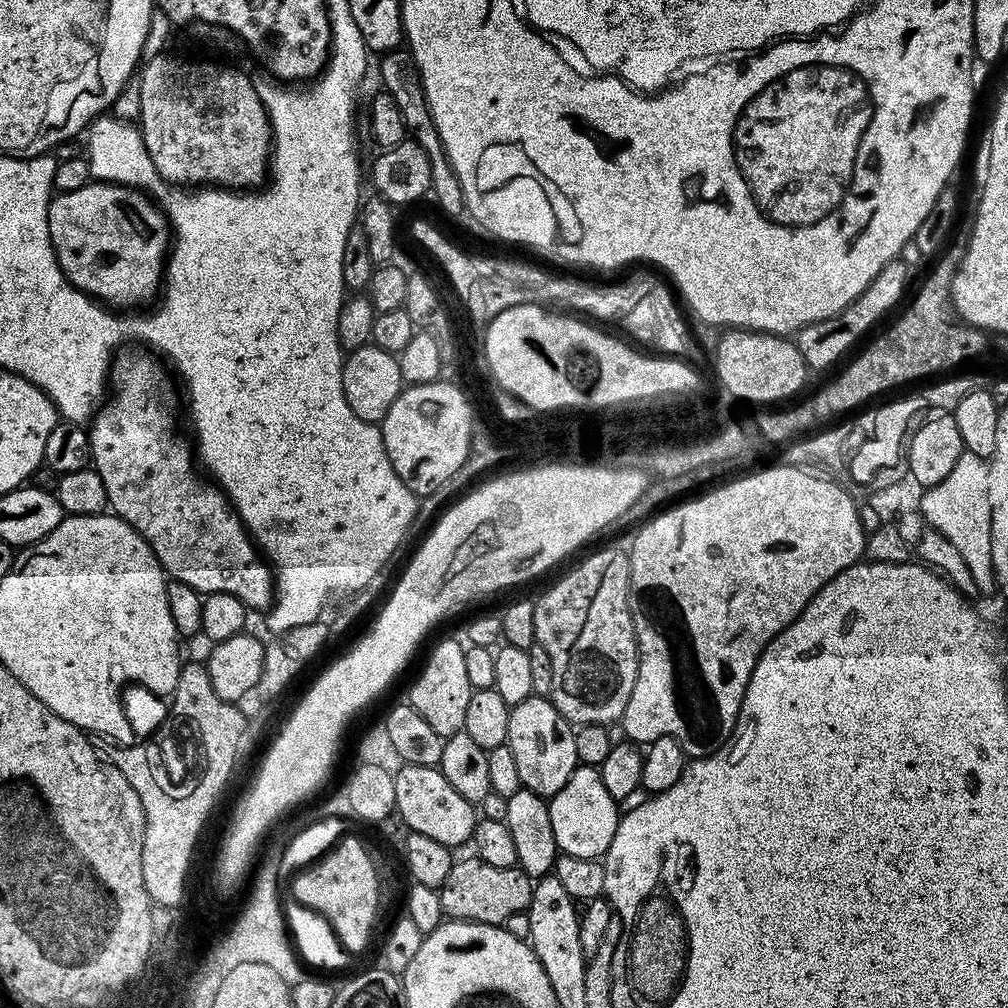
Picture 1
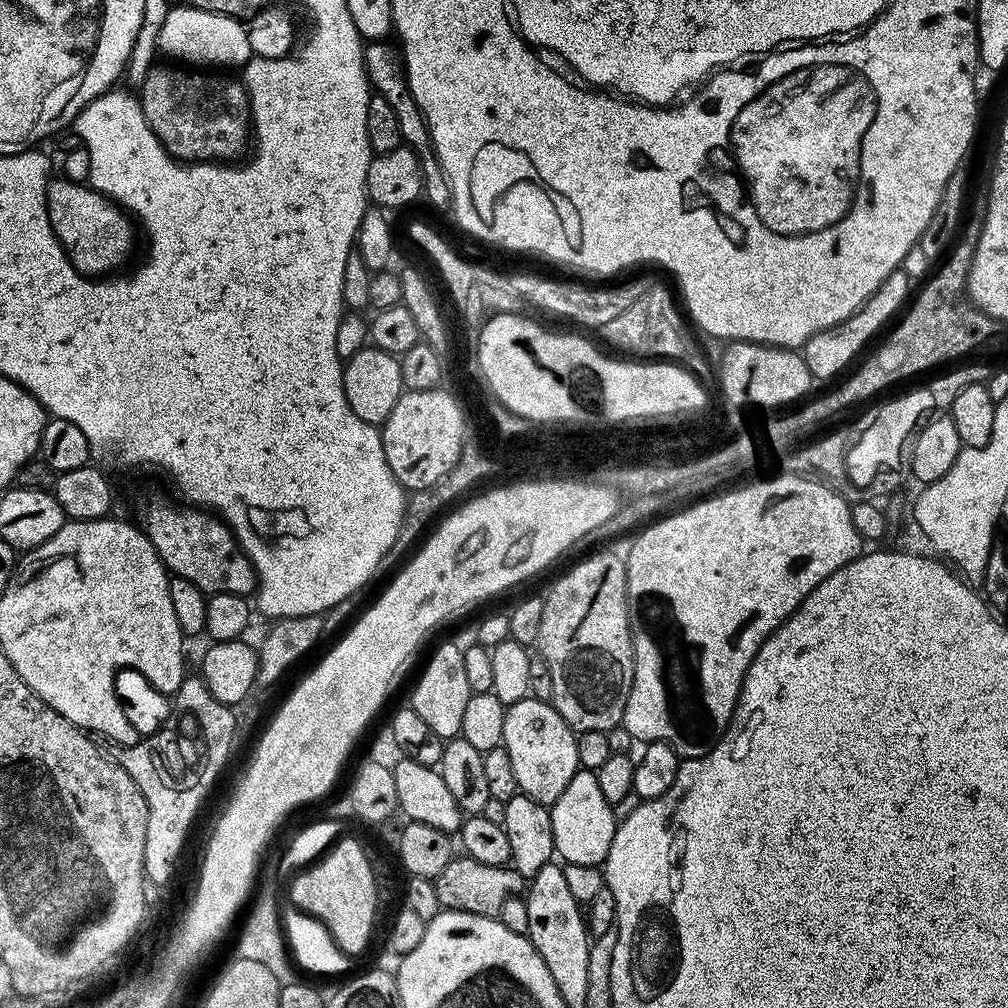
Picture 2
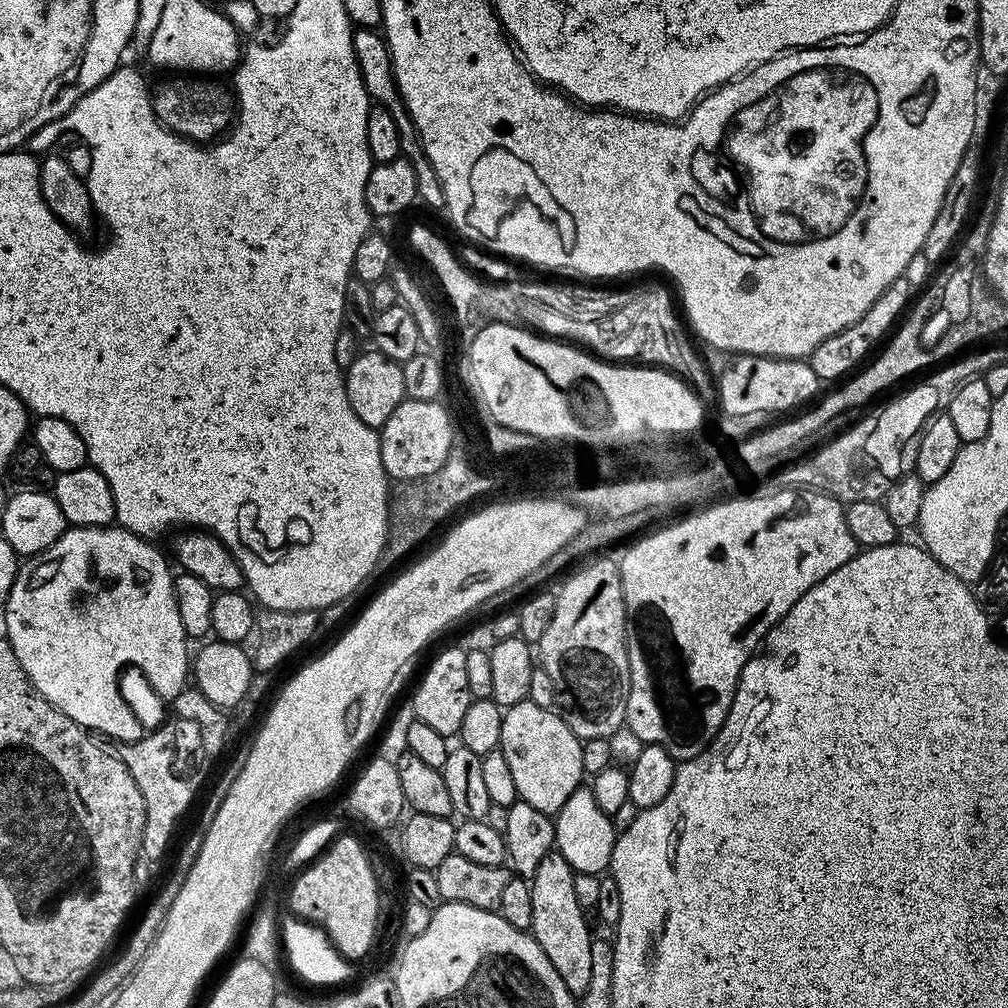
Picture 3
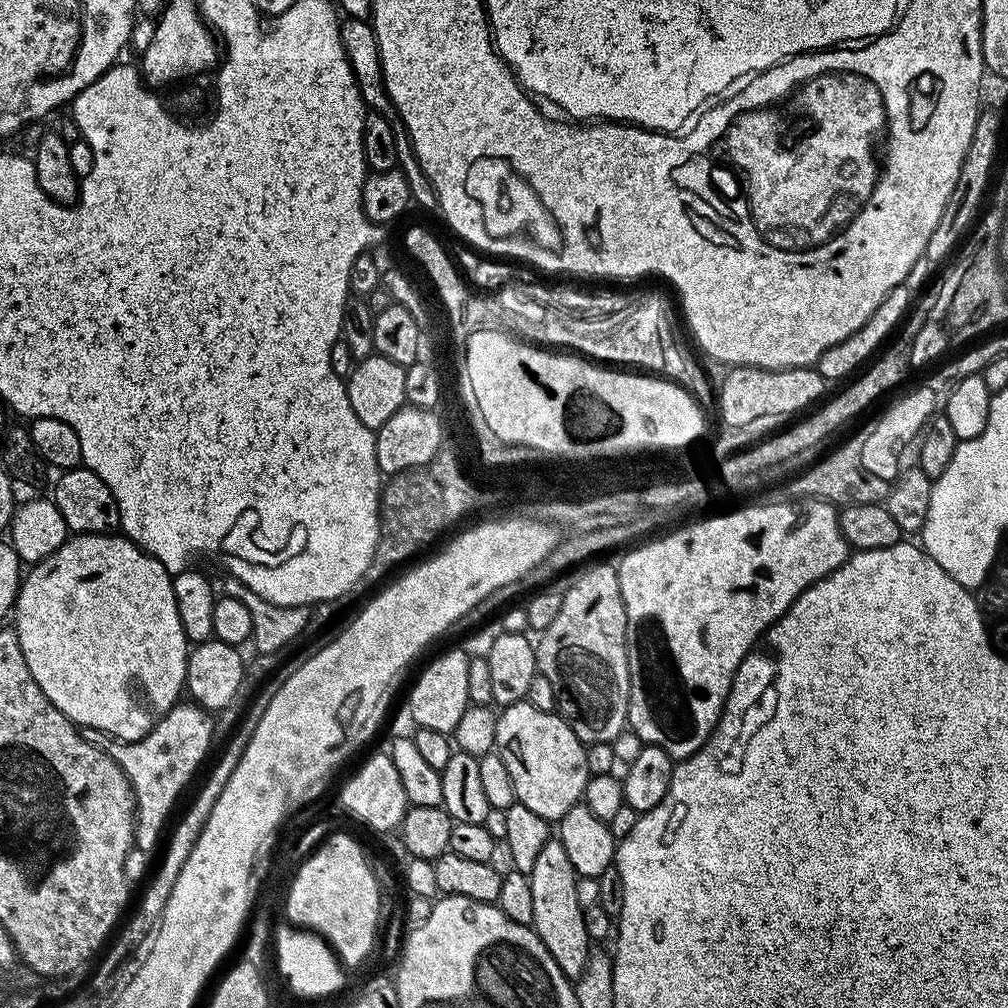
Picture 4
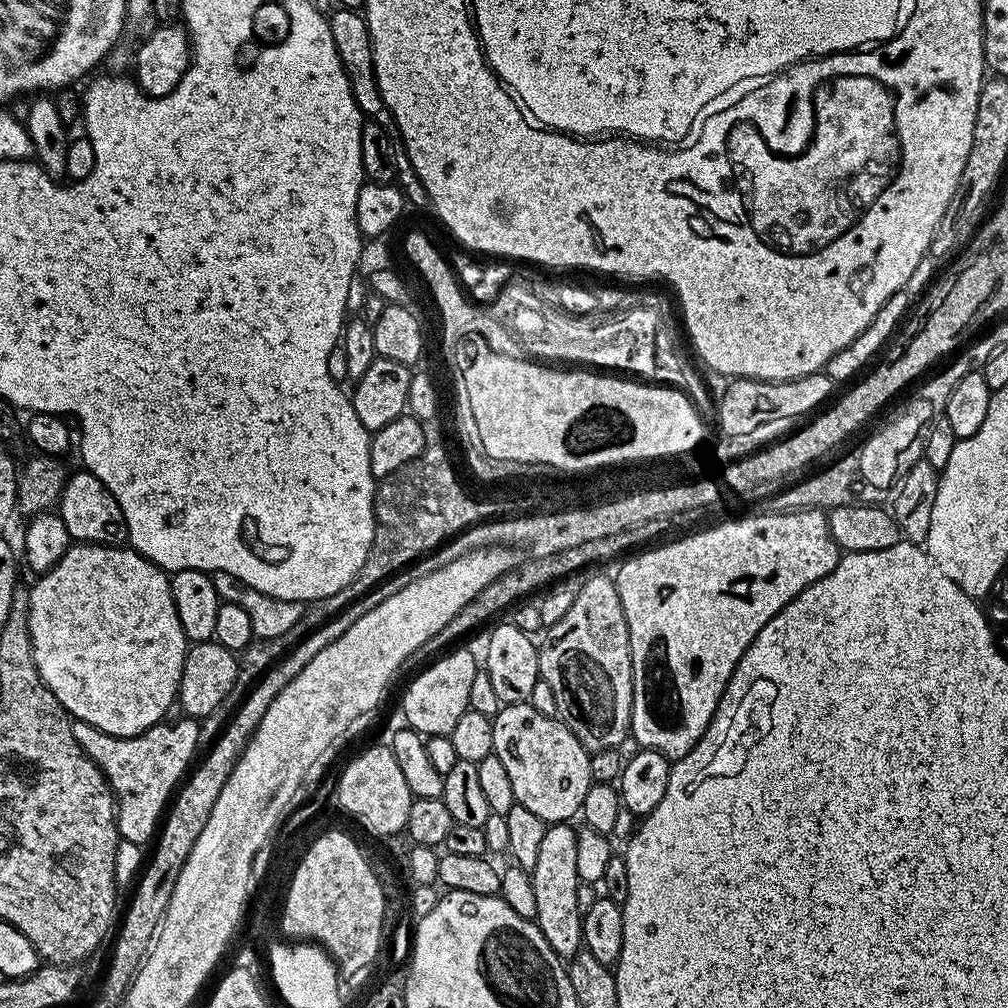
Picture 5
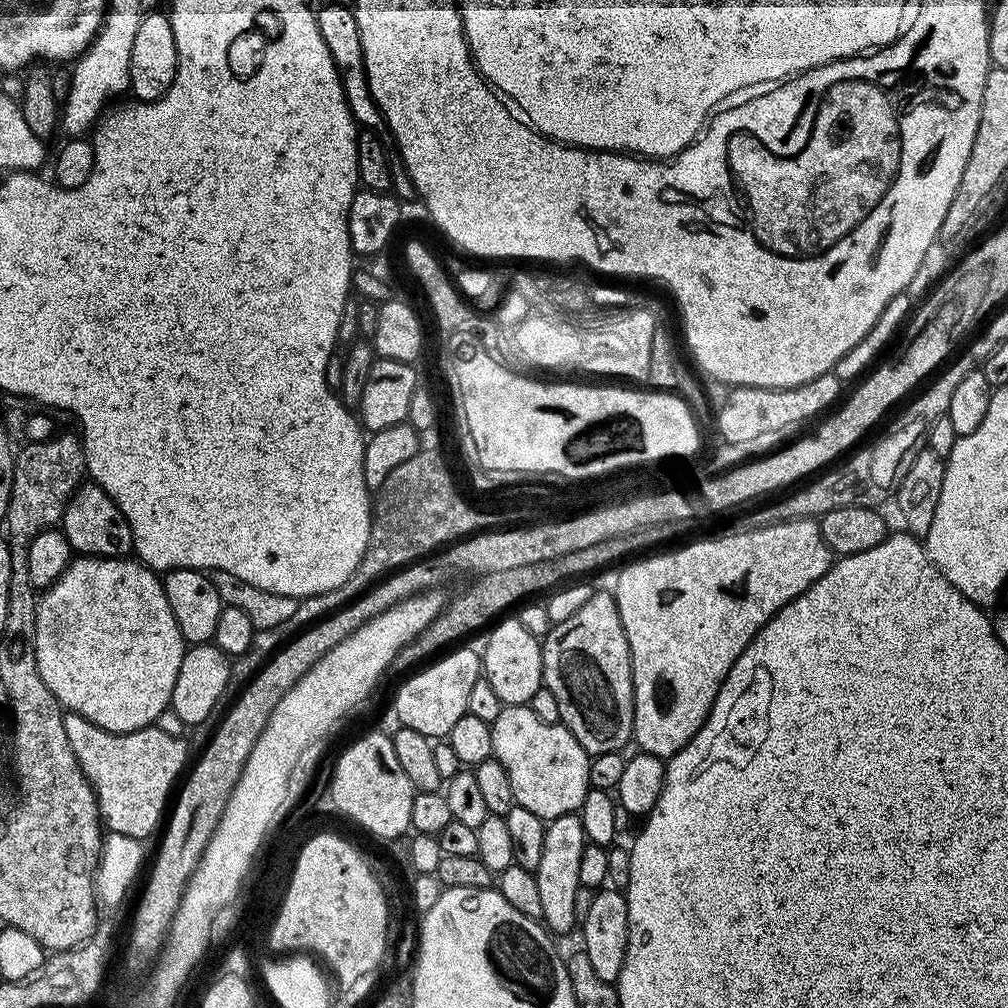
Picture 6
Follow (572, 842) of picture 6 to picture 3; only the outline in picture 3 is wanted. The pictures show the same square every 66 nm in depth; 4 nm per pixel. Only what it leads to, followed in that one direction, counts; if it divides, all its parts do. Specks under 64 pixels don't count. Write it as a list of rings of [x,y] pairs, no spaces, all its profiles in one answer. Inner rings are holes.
[[[553,850],[542,858],[538,870],[530,878],[532,897],[534,898],[534,918],[532,919],[531,933],[542,946],[546,958],[558,970],[558,978],[566,984],[566,990],[579,998],[583,996],[586,986],[590,986],[591,959],[590,946],[594,933],[588,929],[586,909],[578,906],[578,897],[574,894],[574,878],[576,873],[562,858],[562,854]]]

